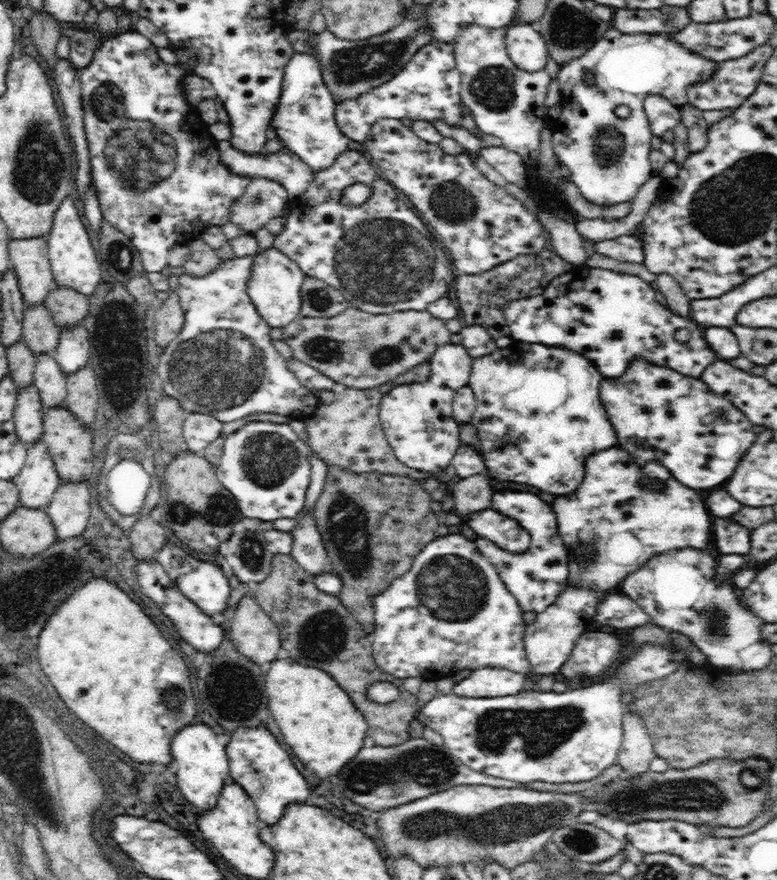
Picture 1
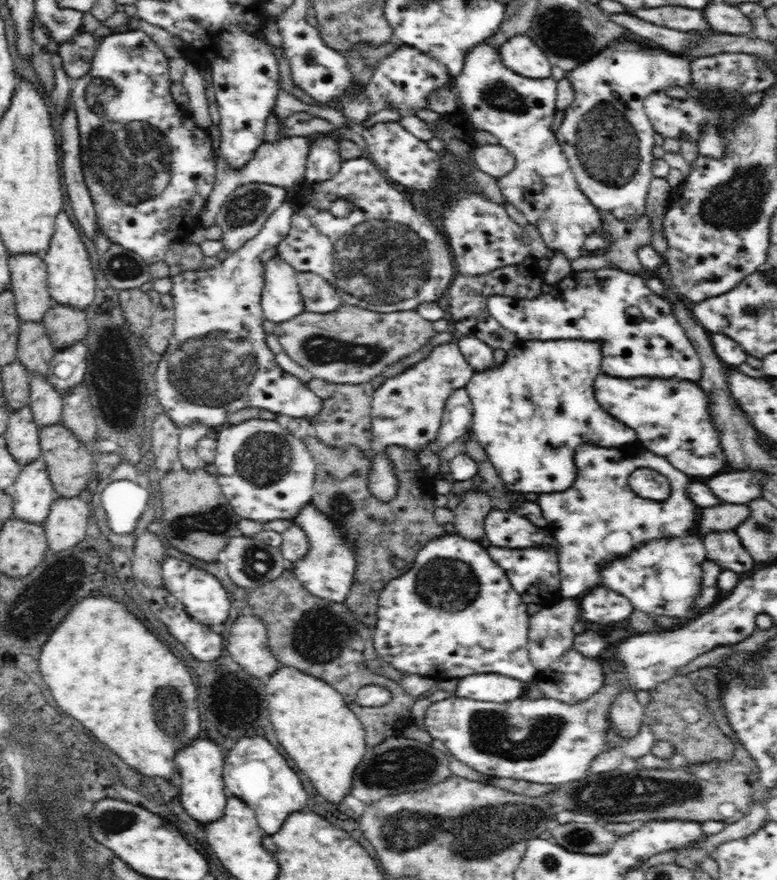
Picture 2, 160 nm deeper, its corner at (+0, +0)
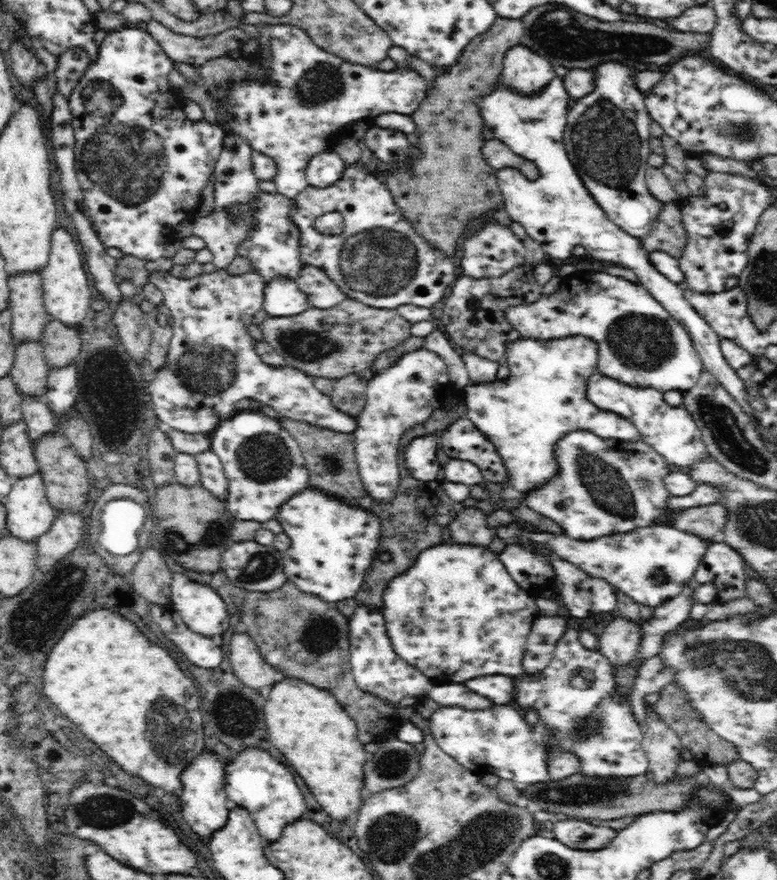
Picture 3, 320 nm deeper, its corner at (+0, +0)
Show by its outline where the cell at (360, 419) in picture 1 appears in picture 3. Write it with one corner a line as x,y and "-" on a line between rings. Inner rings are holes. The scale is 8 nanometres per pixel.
350,373
335,379
330,400
338,410
356,419
367,401
367,382
360,373

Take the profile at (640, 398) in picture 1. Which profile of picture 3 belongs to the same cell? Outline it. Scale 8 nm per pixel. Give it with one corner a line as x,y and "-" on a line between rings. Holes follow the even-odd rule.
600,372
590,376
587,382
587,397
602,410
610,410
630,422
637,428
640,438
649,444
658,454
661,454
667,464
683,470
698,461
703,461
710,456
707,452
701,430
697,427
690,413
683,404
672,407
664,401
661,390
655,388
642,388
640,386
630,388
622,386
616,380
610,380

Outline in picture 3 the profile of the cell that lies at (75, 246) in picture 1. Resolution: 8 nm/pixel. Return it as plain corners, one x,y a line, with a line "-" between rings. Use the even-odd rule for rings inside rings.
59,226
52,234
48,264
39,272
42,277
43,299
47,313
52,319
59,320
70,328
79,326
90,308
88,274
85,272
80,252
81,249
70,233

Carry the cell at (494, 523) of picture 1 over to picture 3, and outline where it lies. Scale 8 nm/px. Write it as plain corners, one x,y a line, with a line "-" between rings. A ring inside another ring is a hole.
670,524
652,525
630,532
602,535
594,540
585,541
574,540
565,534
550,534
540,530
530,532
529,529
523,527
514,528
514,526
510,526
510,528
506,528
506,526
500,526
500,528
495,528
494,530
498,530
498,536
496,537
508,540
508,544
512,543
510,542
512,536
520,530
522,536
520,538
516,536
516,541
518,539
528,539
528,541
536,543
537,546
544,546
554,551
557,556
560,556
560,559
585,570
587,574
590,574
590,577
606,580
615,590
622,591
628,598
632,598
634,602
652,606
652,608
662,606
665,602
672,600
674,596
681,594
680,590
688,585
690,578
693,579
698,566
703,562
708,546
708,540
694,536
689,532
678,530

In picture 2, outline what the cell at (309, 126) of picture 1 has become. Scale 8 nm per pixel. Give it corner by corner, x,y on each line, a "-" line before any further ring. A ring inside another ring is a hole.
330,135
315,136
305,162
306,185
332,178
340,170
343,161
340,152
341,140

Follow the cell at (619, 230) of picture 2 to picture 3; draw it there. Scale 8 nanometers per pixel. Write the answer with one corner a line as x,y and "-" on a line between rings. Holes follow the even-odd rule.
663,204
660,215
652,230
642,236
640,243
646,251
662,251
670,254
674,258
682,256
684,246
688,244
688,235
686,229
682,225
681,208
676,204

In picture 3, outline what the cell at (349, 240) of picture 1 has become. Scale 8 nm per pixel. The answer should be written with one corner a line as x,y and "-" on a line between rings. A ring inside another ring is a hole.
348,163
342,178
332,186
316,188
308,185
291,203
290,219
300,229
300,261
303,265
318,267
338,285
347,298
356,299
378,309
395,309
402,305
432,308
446,296
446,288
456,280
452,257
434,248
404,219
402,209
394,203
388,187
368,169
368,165
-
328,212
338,212
344,218
344,230
338,236
318,232
313,226
316,218

